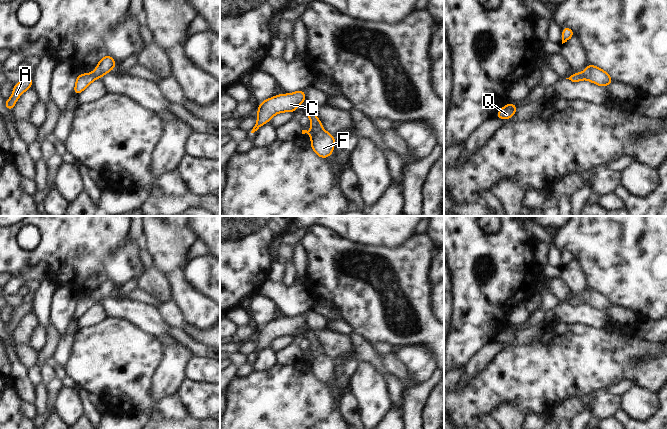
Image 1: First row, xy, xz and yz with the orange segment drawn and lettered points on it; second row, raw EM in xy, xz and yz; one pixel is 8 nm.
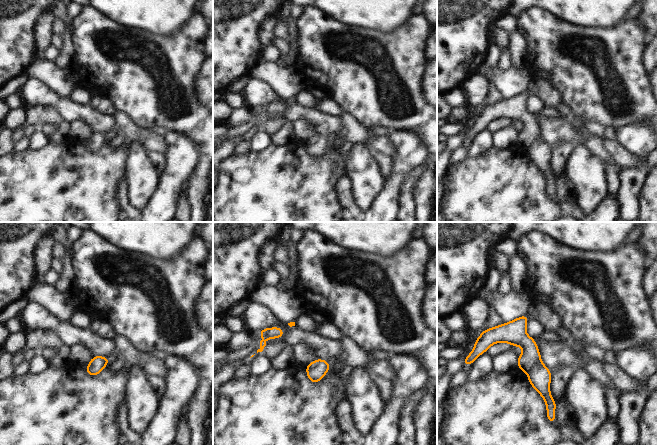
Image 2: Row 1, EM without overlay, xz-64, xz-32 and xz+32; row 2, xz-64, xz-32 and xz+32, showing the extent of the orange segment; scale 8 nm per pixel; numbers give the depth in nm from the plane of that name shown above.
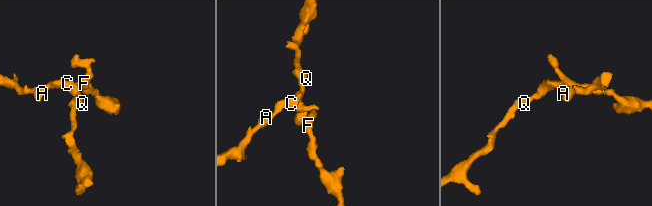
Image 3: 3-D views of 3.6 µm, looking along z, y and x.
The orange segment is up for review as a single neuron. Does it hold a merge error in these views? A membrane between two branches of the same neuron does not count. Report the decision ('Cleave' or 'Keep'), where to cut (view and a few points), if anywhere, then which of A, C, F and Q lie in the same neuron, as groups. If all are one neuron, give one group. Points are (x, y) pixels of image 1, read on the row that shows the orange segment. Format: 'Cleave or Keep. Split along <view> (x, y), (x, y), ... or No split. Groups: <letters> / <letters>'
Cleave. Split along xz (323, 130), (317, 131), (312, 136). Groups: A C Q / F

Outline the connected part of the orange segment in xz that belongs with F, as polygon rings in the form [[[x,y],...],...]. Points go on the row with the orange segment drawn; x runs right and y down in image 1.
[[[317,132],[310,145],[313,151],[322,159],[329,157],[334,152],[334,143],[336,138],[332,136],[329,132]]]

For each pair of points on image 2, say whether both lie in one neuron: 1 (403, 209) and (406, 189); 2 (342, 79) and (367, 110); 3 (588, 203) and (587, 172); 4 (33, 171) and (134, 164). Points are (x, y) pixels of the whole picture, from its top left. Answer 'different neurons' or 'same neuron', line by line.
1: same neuron
2: same neuron
3: same neuron
4: different neurons

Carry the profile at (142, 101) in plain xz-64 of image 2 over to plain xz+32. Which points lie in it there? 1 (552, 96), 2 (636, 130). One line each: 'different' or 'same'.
1: different
2: different

